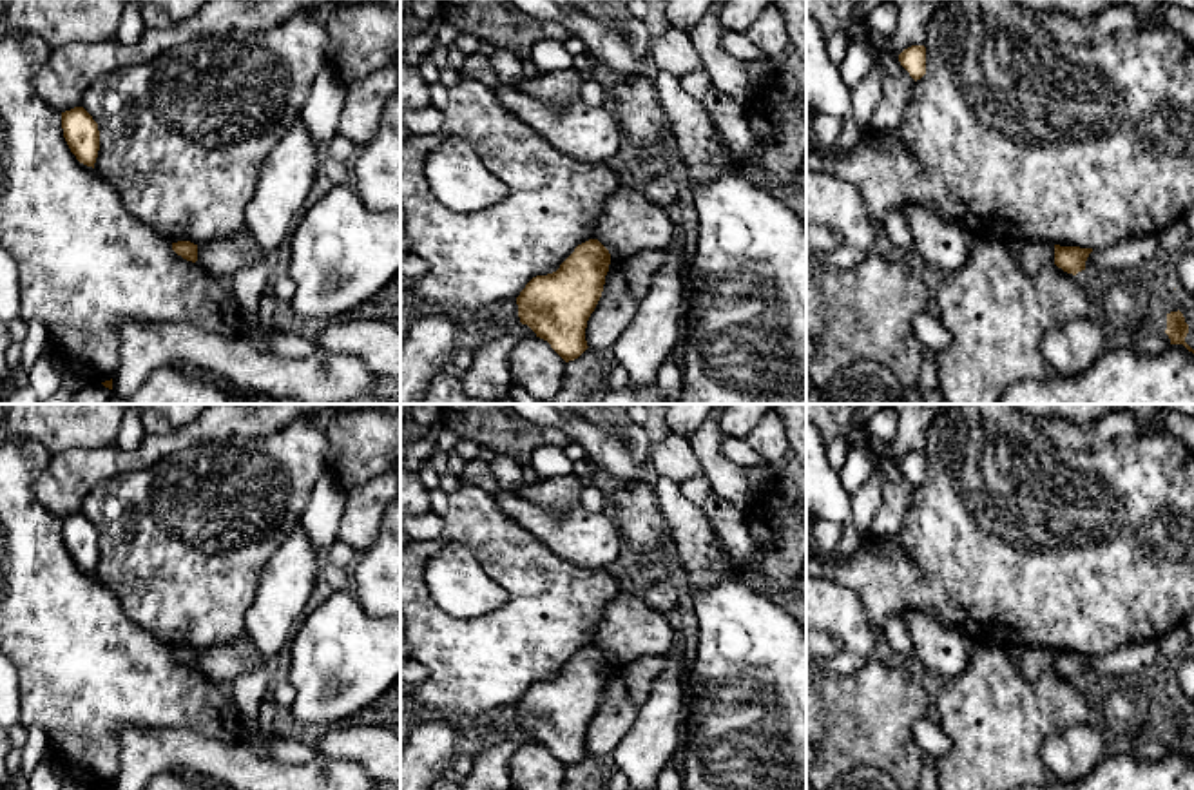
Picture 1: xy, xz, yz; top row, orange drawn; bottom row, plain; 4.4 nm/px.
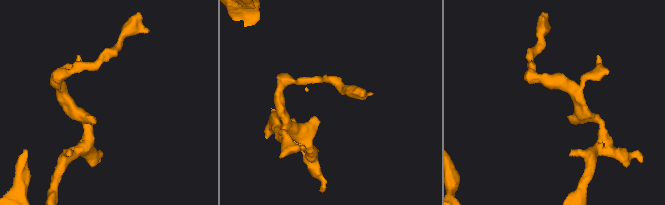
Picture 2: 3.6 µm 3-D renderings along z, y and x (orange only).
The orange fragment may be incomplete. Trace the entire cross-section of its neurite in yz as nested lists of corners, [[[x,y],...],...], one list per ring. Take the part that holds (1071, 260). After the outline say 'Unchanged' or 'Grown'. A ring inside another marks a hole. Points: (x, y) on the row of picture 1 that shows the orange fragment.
[[[1054,245],[1054,265],[1064,272],[1076,275],[1085,270],[1085,261],[1091,252],[1093,248]]]. Unchanged

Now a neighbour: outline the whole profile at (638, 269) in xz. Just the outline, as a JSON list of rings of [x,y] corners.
[[[643,250],[625,257],[611,257],[605,279],[611,272],[620,272],[625,277],[631,294],[640,301],[647,294],[654,274],[661,268],[663,263],[663,250]]]

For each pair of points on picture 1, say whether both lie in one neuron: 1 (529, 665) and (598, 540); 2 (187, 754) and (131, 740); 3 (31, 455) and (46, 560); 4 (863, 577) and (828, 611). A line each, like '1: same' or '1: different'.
1: different
2: same
3: same
4: different

